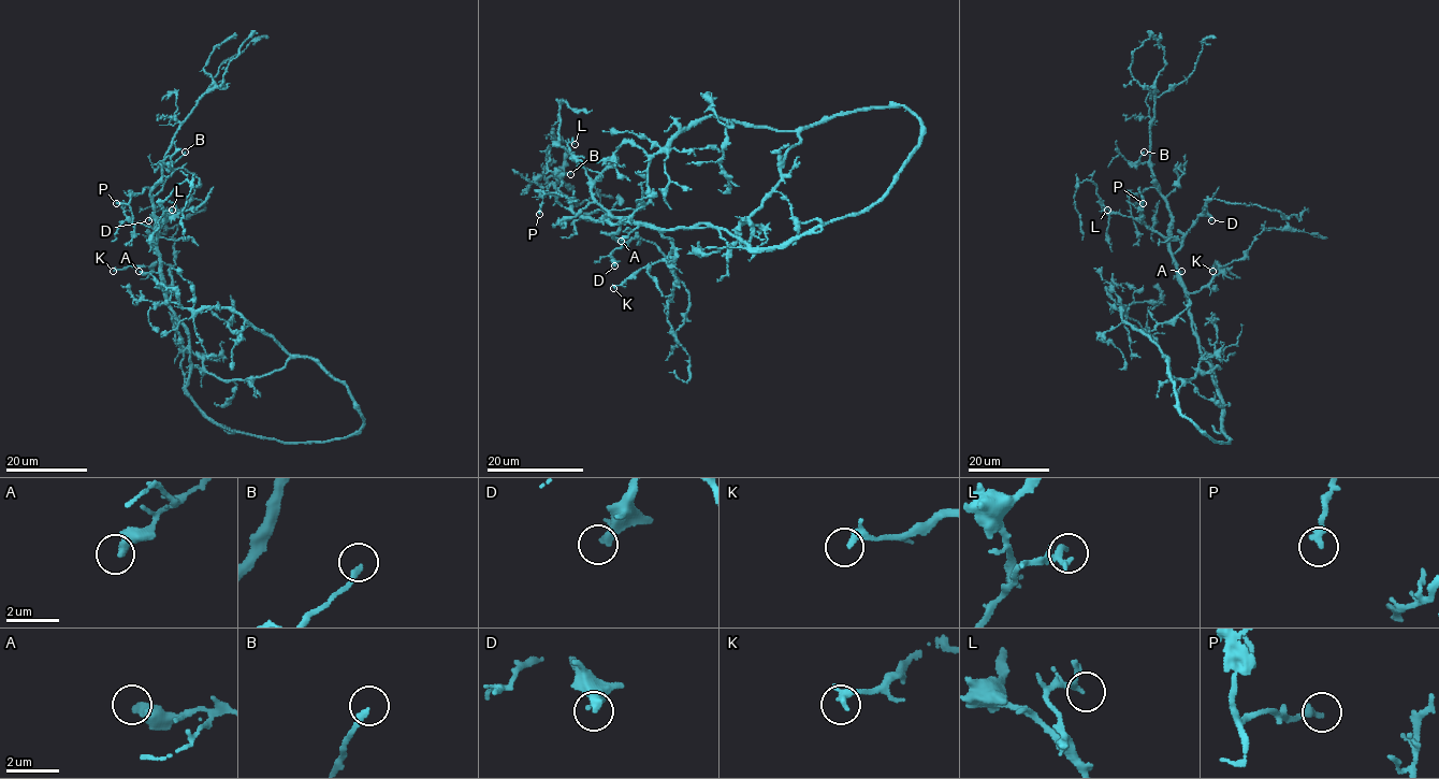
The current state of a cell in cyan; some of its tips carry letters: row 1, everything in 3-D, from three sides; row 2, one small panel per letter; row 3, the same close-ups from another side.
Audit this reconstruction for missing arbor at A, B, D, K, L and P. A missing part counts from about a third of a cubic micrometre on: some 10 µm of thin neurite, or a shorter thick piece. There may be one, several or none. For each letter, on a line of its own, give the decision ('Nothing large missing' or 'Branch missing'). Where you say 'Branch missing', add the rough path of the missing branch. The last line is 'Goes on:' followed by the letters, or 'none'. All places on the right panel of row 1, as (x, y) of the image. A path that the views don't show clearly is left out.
A: Nothing large missing
B: Nothing large missing
D: Nothing large missing
K: Nothing large missing
L: Nothing large missing
P: Nothing large missing
Goes on: none

